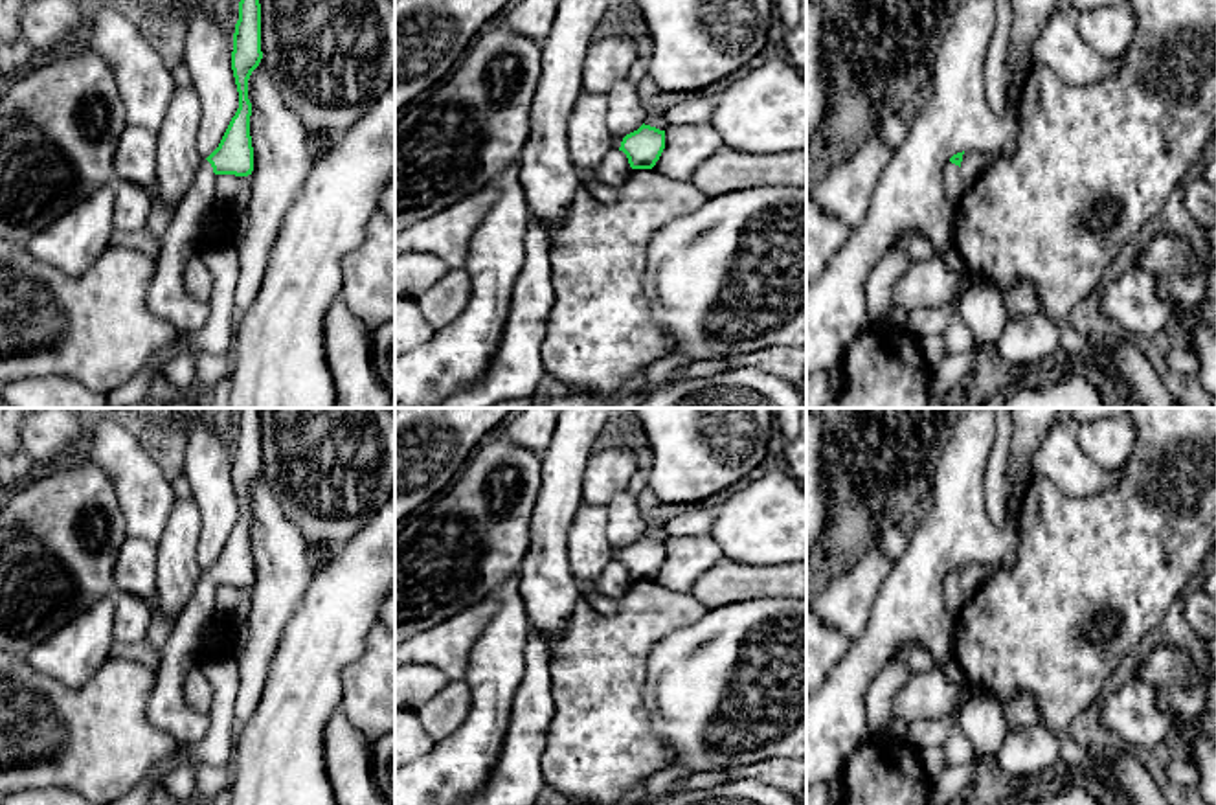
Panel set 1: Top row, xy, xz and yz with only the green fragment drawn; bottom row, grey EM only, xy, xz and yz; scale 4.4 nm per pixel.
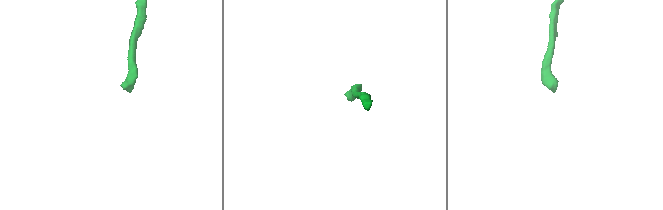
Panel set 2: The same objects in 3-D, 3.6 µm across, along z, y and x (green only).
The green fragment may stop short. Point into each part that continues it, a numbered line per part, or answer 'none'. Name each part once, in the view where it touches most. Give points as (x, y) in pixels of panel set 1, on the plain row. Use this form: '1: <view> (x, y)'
1: xy (168, 710)

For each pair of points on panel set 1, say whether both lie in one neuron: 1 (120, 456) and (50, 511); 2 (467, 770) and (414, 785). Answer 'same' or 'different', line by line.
1: different
2: same

